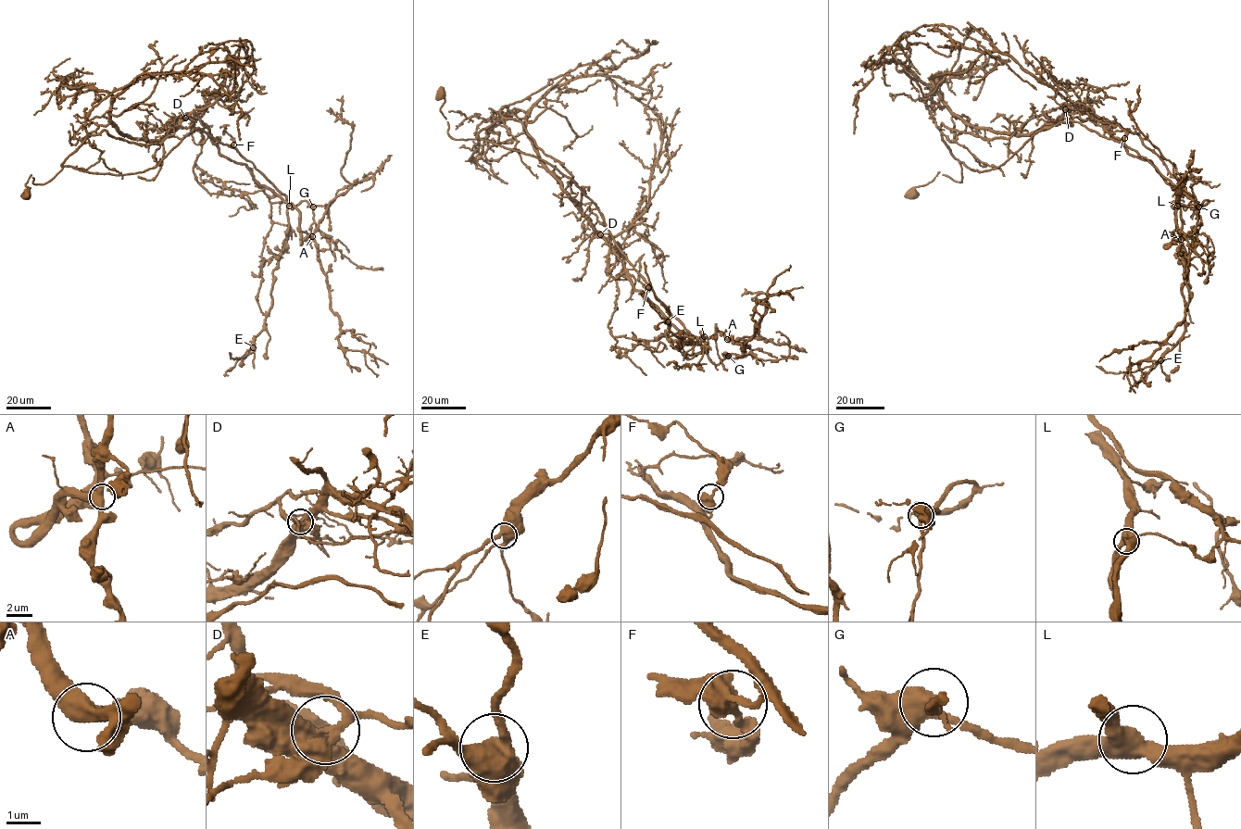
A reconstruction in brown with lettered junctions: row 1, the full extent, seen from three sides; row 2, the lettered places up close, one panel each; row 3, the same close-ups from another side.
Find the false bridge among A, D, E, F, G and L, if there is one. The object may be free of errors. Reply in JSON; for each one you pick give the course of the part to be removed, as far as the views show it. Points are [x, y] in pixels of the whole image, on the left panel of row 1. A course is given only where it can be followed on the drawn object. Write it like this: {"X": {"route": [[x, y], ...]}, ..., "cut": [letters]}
{"D": {"route": [[185, 118], [62, 164], [141, 172], [198, 128], [234, 147], [287, 200], [263, 313]]}, "cut": ["D"]}

